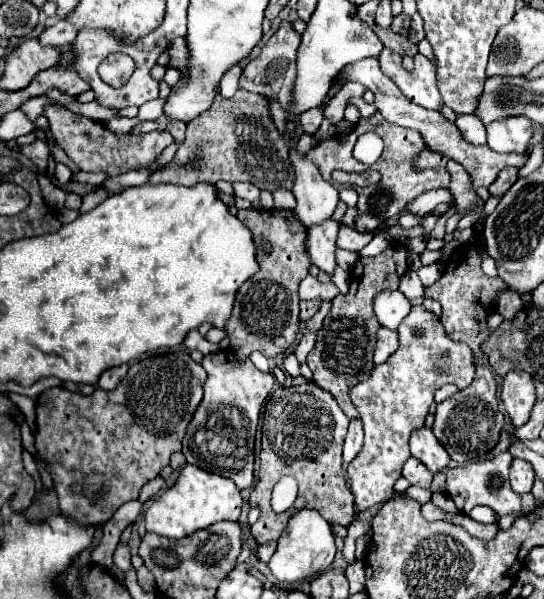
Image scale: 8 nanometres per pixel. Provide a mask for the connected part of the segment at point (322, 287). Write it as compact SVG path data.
M307 275L299 285L301 299L333 299L337 295L339 295L339 287L333 281L319 283L317 277L313 275Z

